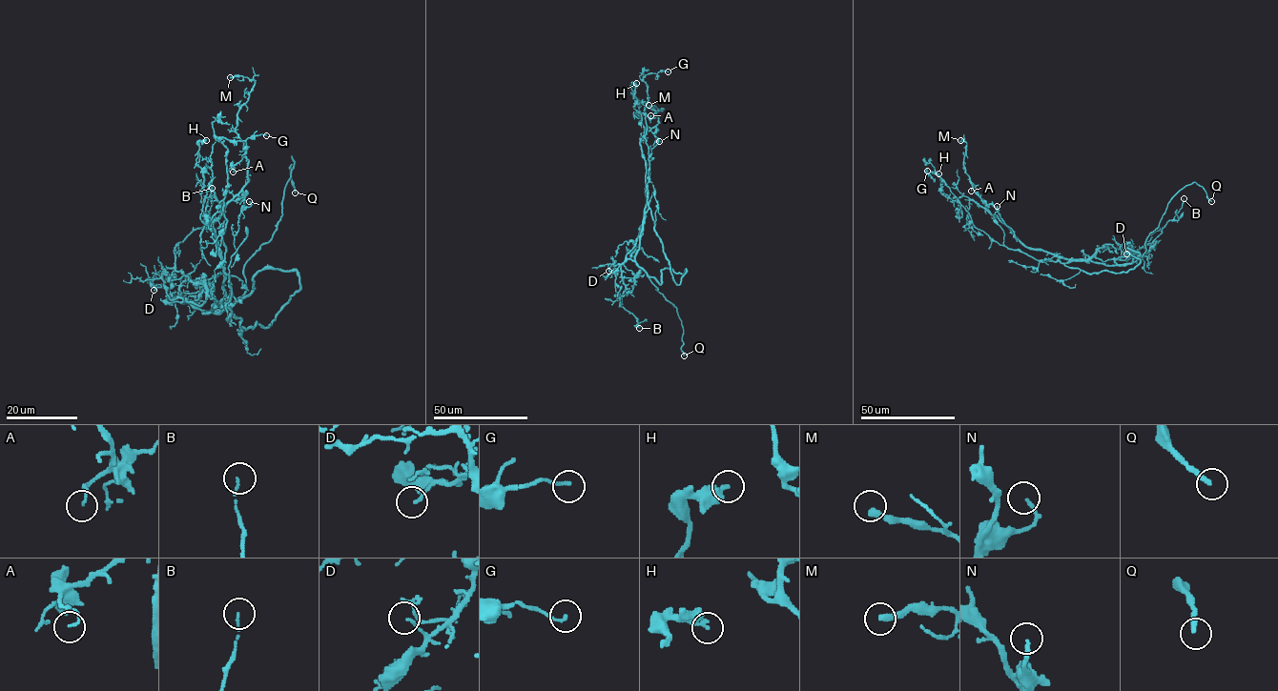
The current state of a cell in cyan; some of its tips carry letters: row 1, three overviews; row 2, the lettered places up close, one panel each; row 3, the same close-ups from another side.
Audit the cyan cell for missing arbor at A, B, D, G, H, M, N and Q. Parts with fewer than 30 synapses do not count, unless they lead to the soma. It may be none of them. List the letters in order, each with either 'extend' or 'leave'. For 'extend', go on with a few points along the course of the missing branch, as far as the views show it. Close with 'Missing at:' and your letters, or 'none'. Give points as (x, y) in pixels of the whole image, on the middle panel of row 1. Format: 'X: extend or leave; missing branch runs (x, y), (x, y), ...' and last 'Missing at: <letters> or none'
A: leave
B: leave
D: leave
G: leave
H: leave
M: leave
N: leave
Q: extend; missing branch runs (684, 355), (680, 360), (661, 365), (651, 355), (641, 354), (639, 355), (641, 357), (640, 354)
Missing at: Q

